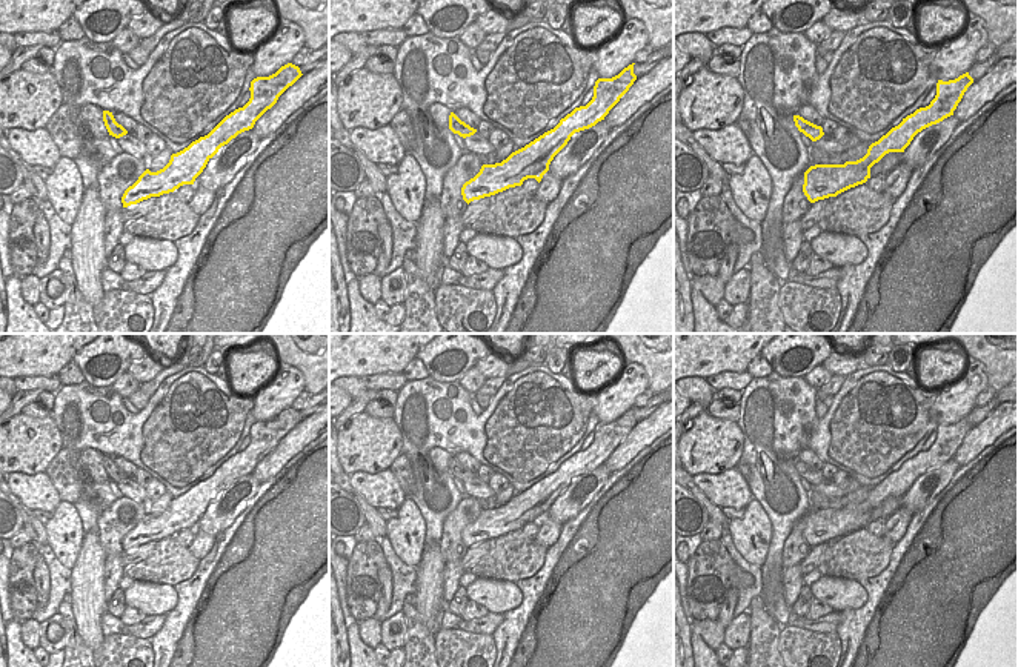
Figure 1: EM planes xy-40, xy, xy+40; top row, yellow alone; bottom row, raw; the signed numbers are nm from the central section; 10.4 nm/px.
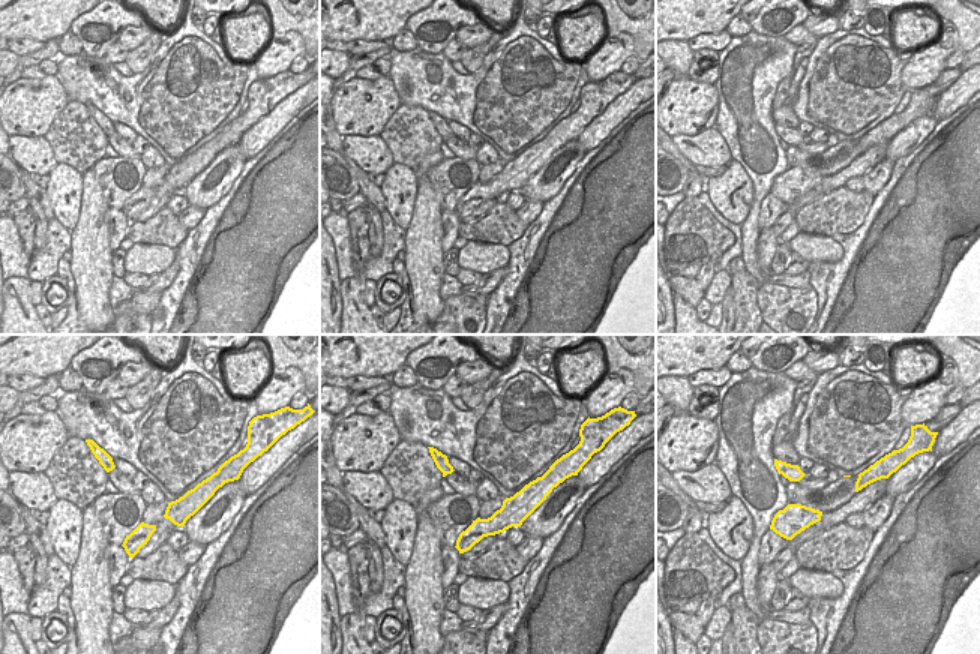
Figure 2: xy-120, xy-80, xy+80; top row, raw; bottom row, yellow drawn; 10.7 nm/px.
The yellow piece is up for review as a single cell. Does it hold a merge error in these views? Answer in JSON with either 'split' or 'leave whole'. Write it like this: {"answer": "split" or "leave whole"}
{"answer": "split"}

